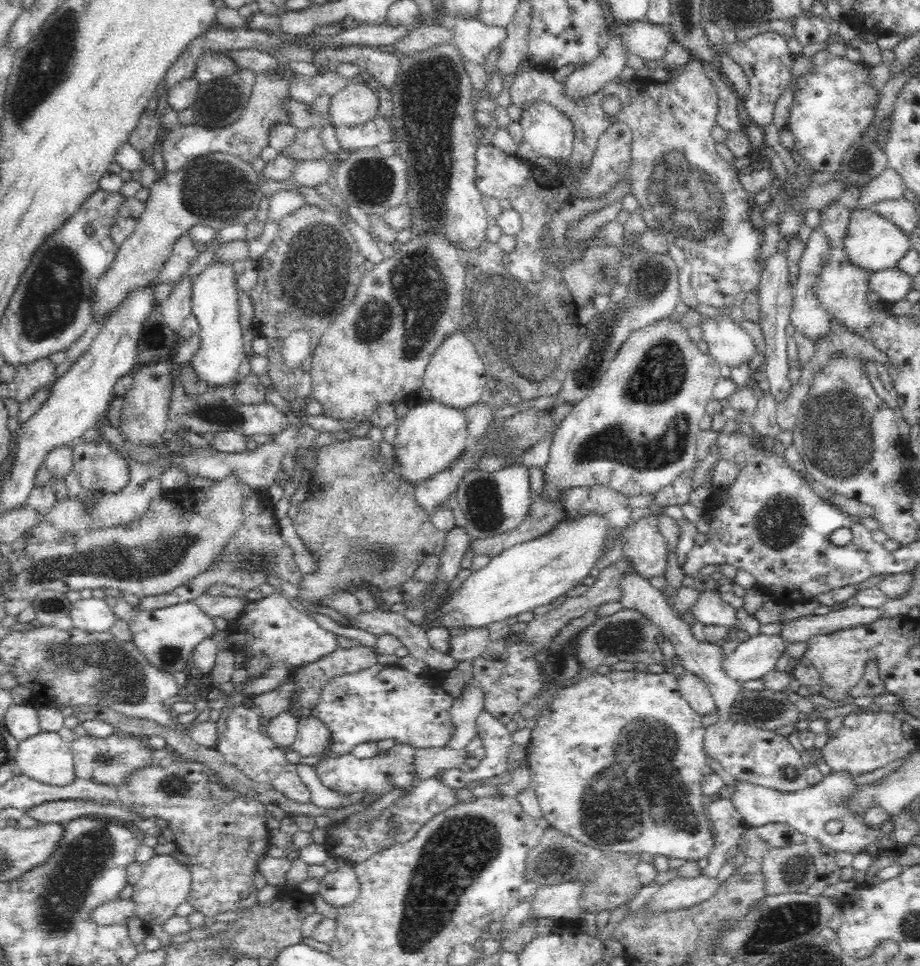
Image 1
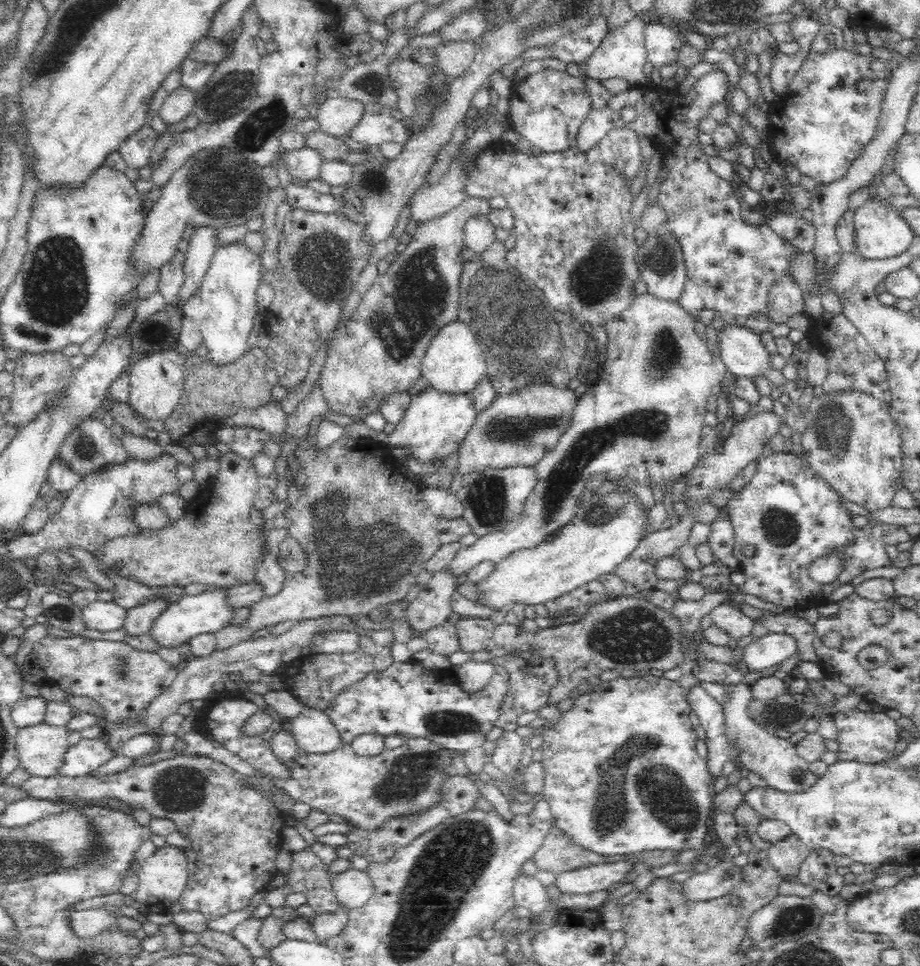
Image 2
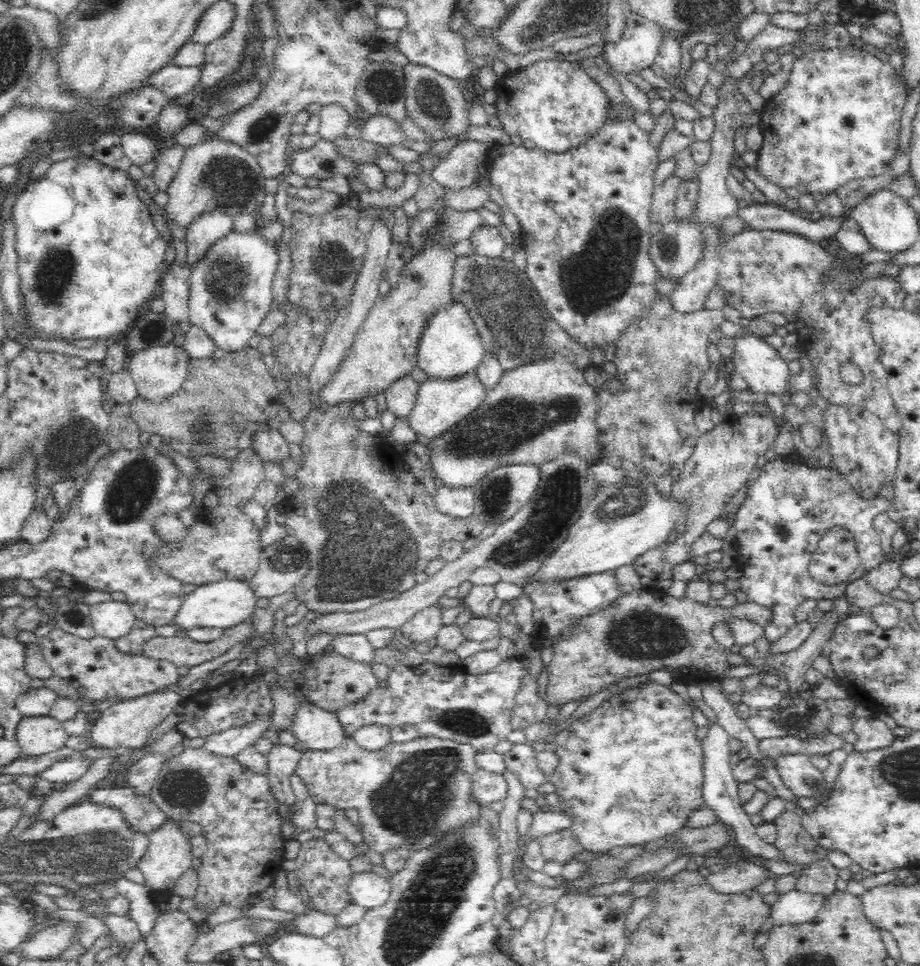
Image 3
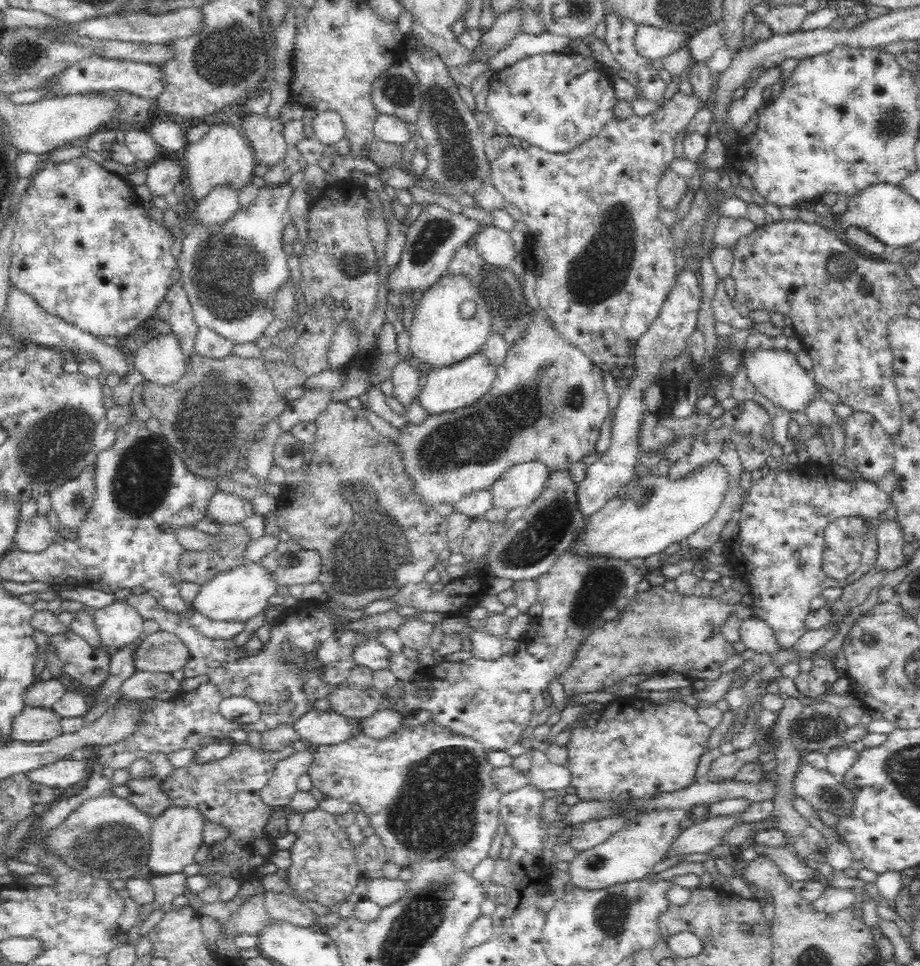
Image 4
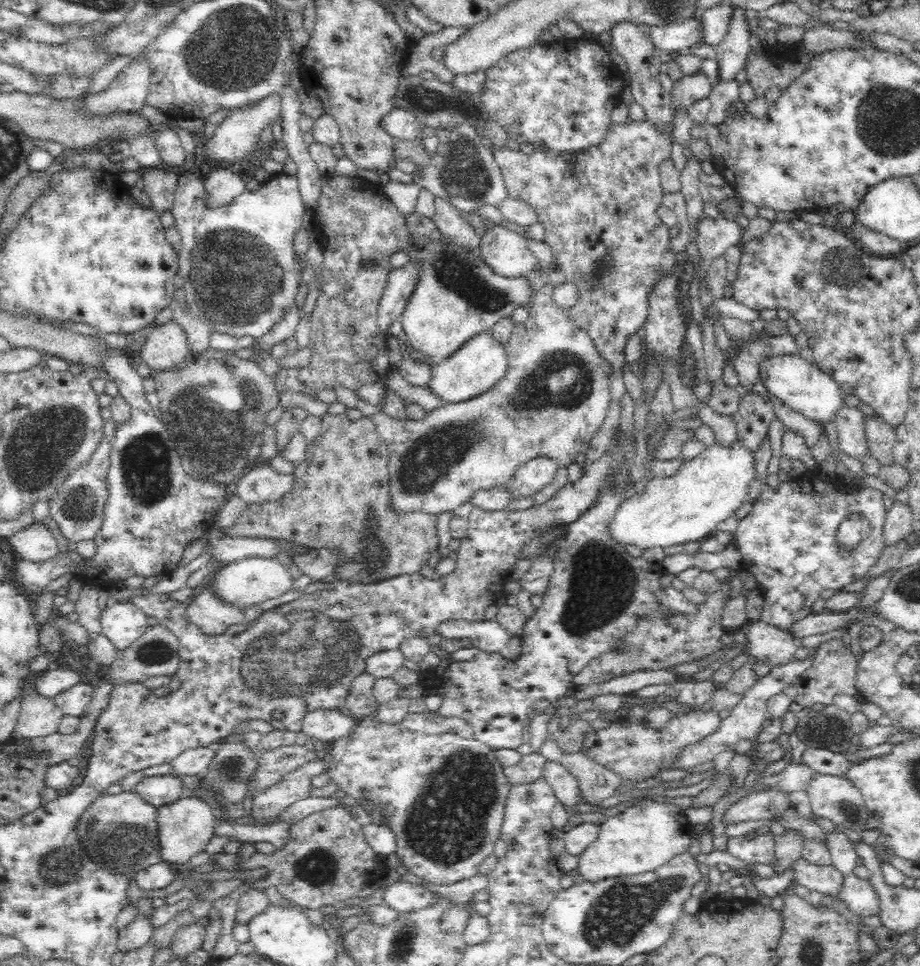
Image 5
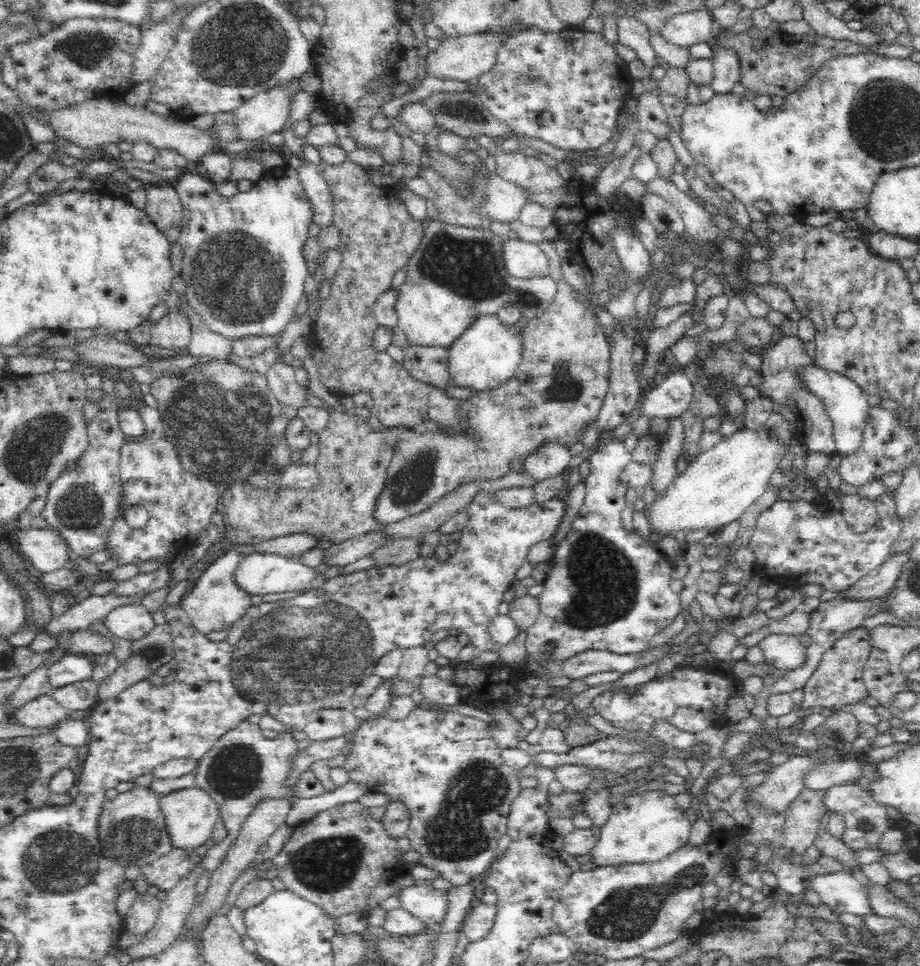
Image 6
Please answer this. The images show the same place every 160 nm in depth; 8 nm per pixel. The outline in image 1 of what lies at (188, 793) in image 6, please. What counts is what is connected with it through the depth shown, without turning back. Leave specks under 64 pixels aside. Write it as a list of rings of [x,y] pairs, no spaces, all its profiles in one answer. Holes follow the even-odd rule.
[[[160,854],[144,862],[140,880],[133,886],[133,900],[136,907],[134,917],[143,923],[147,929],[154,924],[164,924],[176,915],[176,908],[187,902],[191,892],[191,875],[186,866],[182,865],[172,855]]]

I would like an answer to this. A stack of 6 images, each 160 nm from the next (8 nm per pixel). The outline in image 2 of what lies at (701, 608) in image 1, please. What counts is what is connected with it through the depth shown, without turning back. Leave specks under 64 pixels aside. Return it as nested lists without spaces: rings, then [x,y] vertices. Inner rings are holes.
[[[720,604],[716,608],[711,608],[709,614],[713,624],[725,630],[730,639],[737,642],[743,637],[751,635],[756,624],[754,619],[742,613],[733,604]]]

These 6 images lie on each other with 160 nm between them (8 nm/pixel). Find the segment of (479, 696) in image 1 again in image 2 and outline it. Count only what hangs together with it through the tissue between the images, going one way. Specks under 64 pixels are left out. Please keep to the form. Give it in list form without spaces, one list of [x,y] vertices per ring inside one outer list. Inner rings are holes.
[[[468,660],[465,663],[453,665],[454,676],[460,688],[466,694],[476,694],[488,686],[493,675],[493,668],[489,661],[474,662]]]

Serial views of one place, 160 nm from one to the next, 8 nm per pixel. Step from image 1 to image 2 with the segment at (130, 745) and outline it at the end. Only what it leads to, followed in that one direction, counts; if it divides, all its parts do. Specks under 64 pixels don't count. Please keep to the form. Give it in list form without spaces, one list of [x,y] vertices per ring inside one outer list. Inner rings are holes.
[[[105,735],[92,739],[80,738],[77,744],[69,746],[60,775],[77,777],[90,774],[120,754],[121,749],[114,751]]]

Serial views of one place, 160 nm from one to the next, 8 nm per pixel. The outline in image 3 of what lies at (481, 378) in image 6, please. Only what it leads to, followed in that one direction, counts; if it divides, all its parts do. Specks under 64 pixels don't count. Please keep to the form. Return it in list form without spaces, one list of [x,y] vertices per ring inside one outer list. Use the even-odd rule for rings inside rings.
[[[476,372],[456,381],[438,381],[428,379],[418,386],[417,398],[414,408],[407,417],[408,425],[414,435],[420,438],[428,438],[432,442],[450,433],[458,424],[461,424],[468,416],[475,412],[484,402],[486,391],[478,381]]]

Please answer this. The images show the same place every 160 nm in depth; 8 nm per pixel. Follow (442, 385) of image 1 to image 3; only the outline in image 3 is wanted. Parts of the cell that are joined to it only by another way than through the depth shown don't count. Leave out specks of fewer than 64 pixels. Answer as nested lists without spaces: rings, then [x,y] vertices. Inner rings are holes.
[[[450,300],[450,304],[436,312],[436,316],[424,328],[424,334],[418,344],[419,367],[428,379],[438,381],[456,381],[476,372],[486,356],[483,342],[479,338],[475,324],[461,304]]]

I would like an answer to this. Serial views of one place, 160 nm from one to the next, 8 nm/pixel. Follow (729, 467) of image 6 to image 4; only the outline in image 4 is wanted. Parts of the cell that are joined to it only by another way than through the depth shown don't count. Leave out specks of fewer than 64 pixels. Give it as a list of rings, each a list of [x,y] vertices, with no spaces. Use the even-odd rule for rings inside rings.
[[[714,462],[692,476],[672,480],[658,474],[633,477],[600,510],[585,517],[585,525],[575,534],[571,552],[579,560],[632,560],[662,552],[670,544],[680,543],[704,526],[718,508],[728,490],[725,470]]]

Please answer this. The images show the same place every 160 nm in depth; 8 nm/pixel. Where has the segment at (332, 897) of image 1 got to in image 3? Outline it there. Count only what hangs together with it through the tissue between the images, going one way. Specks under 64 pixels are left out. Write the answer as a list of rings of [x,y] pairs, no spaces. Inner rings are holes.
[[[356,872],[348,882],[350,904],[370,909],[385,904],[390,894],[388,880],[370,872]]]

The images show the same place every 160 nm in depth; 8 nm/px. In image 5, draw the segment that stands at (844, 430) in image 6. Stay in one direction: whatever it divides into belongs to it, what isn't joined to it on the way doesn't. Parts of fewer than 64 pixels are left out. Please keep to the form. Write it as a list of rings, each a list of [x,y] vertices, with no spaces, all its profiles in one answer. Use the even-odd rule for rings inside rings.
[[[799,353],[766,356],[758,366],[758,379],[768,391],[769,397],[774,395],[782,405],[812,421],[832,422],[834,412],[845,405],[842,391],[836,387],[834,380],[822,373],[816,364],[807,362]]]

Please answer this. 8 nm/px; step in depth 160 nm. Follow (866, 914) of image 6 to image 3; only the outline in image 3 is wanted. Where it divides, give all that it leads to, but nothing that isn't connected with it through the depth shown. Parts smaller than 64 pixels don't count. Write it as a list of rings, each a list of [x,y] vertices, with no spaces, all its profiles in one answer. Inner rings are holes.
[[[708,720],[706,724],[708,734],[701,741],[703,748],[703,771],[704,771],[704,784],[703,784],[703,799],[707,807],[715,814],[718,821],[728,826],[732,830],[734,844],[740,847],[745,847],[748,853],[752,853],[754,857],[760,857],[772,861],[780,861],[780,855],[774,848],[774,844],[767,844],[760,839],[757,834],[757,827],[752,825],[750,815],[744,811],[744,807],[740,802],[738,787],[739,785],[734,782],[732,767],[730,767],[730,735],[726,729],[722,727],[719,722],[712,722]]]

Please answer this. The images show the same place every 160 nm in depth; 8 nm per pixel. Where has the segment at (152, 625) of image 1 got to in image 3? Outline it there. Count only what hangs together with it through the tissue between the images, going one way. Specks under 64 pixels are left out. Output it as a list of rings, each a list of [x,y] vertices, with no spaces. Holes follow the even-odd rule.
[[[220,580],[197,586],[194,592],[185,596],[184,602],[175,612],[171,624],[192,631],[192,628],[230,628],[249,617],[256,609],[256,595],[248,588],[244,580]]]

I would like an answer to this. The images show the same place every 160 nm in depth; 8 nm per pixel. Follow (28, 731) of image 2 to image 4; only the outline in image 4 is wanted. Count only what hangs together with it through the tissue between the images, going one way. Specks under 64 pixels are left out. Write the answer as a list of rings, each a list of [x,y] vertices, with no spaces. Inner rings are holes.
[[[25,706],[14,718],[11,735],[19,742],[42,743],[62,733],[61,718],[53,709]]]

